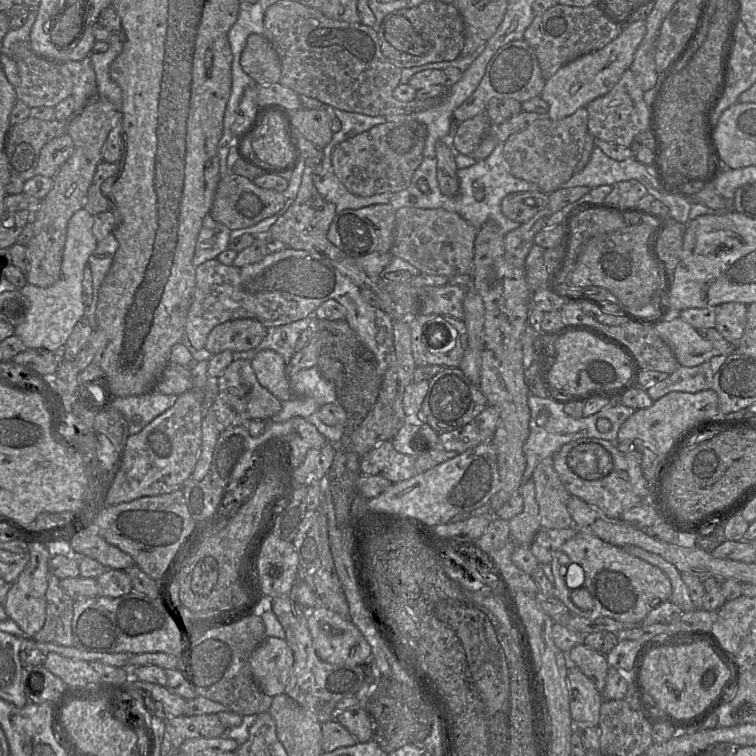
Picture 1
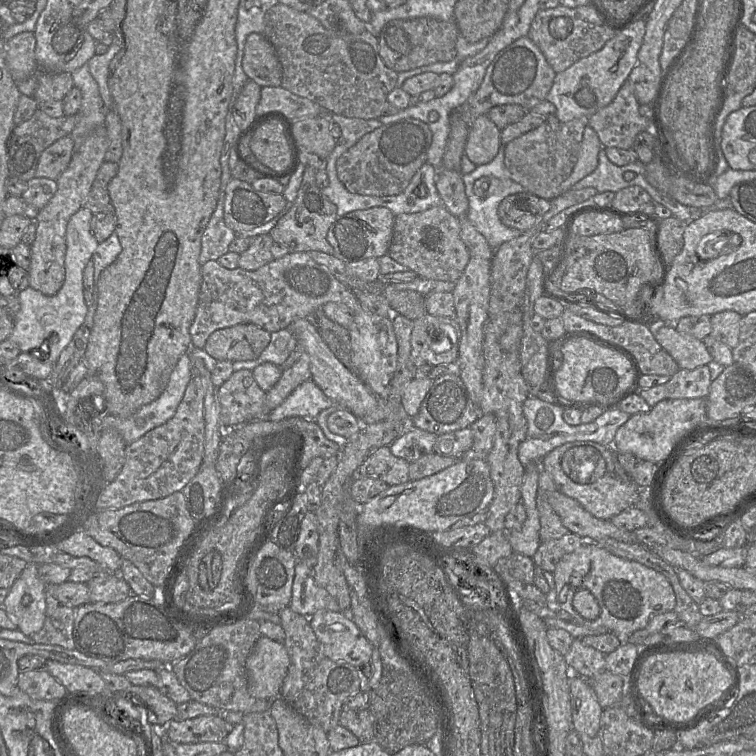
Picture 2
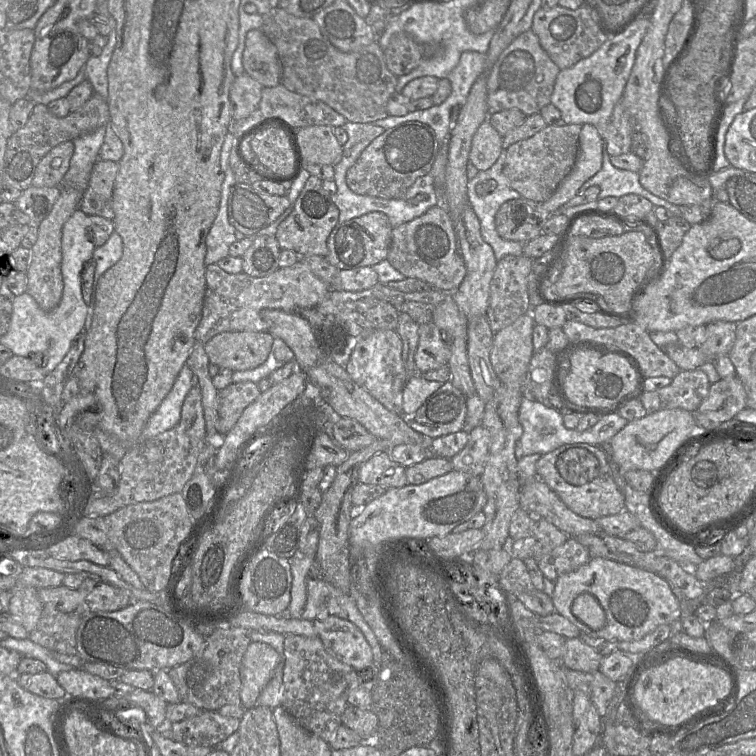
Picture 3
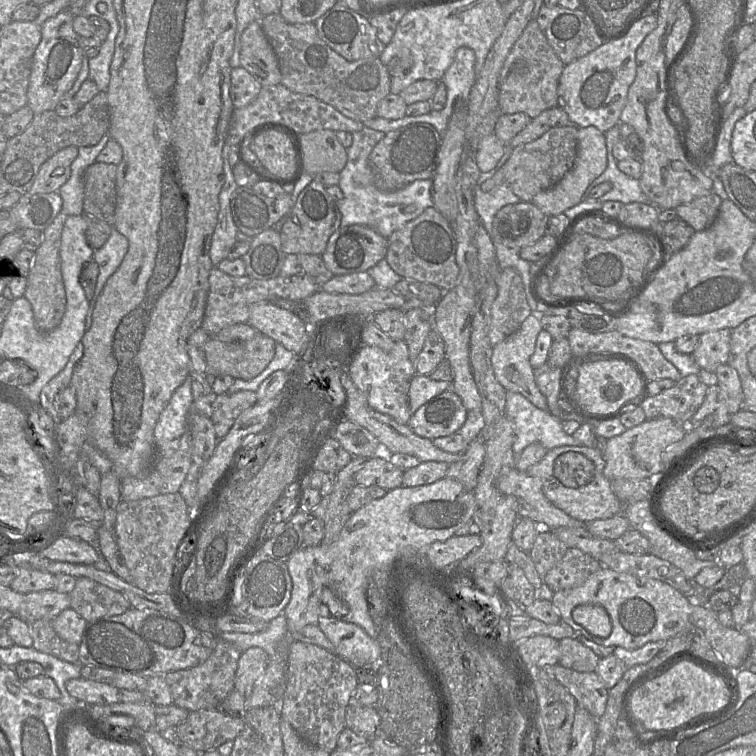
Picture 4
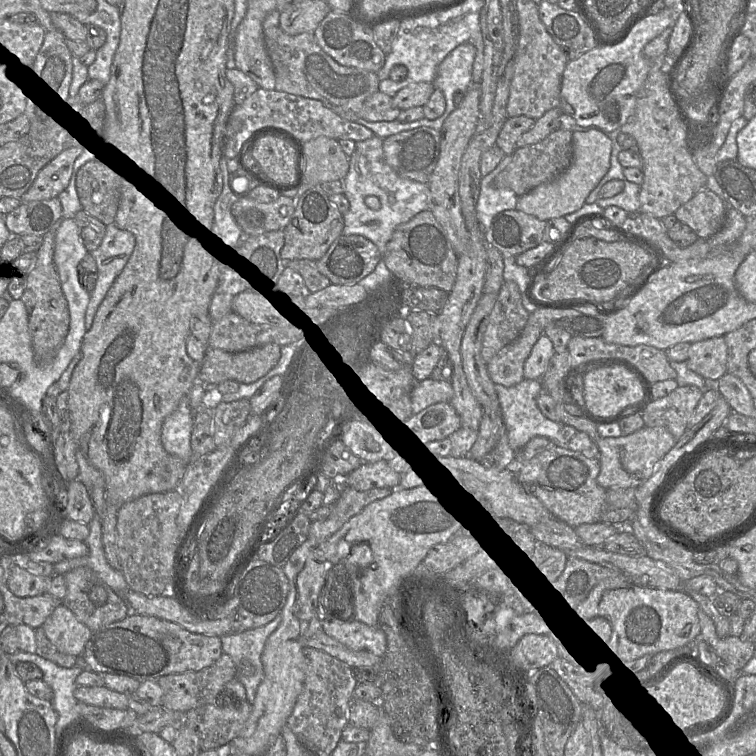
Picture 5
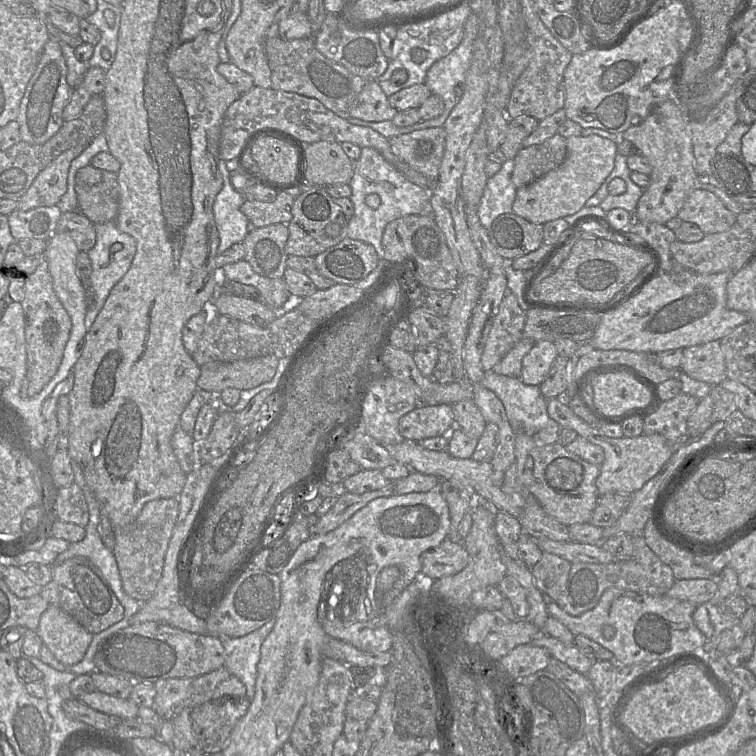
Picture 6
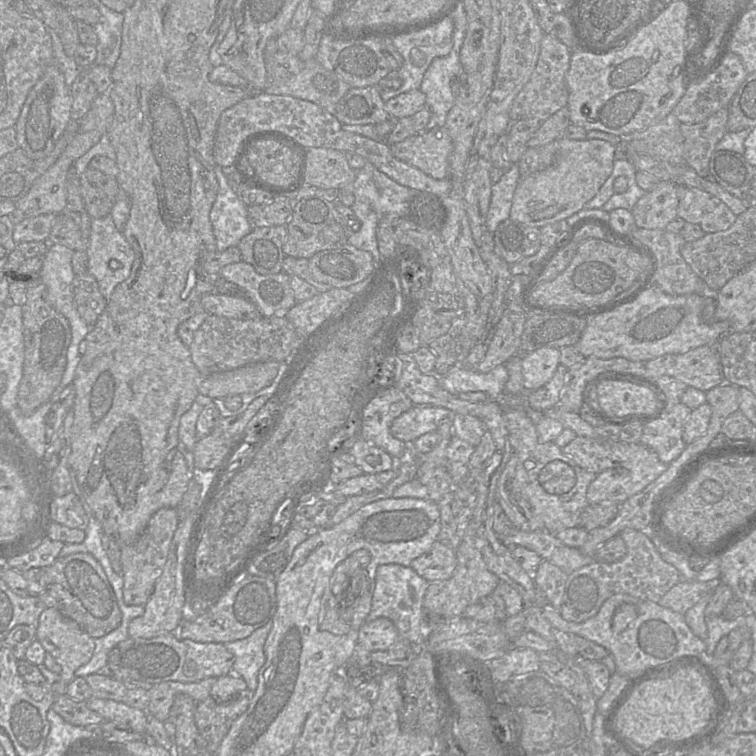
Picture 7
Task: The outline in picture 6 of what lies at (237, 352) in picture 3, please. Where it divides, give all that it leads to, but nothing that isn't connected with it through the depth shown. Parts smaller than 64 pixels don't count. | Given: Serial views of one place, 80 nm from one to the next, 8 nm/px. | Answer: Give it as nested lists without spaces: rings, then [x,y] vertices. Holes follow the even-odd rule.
[[[267,355],[233,362],[210,362],[201,367],[199,390],[222,392],[226,388],[248,390],[273,379],[279,359]]]

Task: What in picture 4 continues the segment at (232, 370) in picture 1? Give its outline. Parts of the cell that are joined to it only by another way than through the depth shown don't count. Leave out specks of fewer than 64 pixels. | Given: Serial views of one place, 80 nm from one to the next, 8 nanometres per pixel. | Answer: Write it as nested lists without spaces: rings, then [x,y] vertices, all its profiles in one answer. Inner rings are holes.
[[[240,390],[235,393],[225,393],[216,395],[208,410],[203,412],[208,415],[214,425],[216,436],[219,440],[224,438],[240,414],[257,403],[256,392],[250,390]]]

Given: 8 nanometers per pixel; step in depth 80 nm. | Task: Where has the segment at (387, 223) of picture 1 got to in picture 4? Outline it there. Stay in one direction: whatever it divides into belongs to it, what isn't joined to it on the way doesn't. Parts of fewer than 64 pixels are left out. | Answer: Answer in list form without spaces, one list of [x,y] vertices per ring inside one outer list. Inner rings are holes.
[[[356,224],[339,227],[329,238],[322,259],[334,275],[367,271],[386,257],[388,239]]]

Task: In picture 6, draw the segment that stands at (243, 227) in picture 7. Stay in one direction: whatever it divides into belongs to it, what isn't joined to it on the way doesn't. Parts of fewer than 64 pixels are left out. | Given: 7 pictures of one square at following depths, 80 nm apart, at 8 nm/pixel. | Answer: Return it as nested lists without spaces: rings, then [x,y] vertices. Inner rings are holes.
[[[219,159],[223,187],[216,195],[213,205],[214,219],[219,233],[218,254],[233,244],[243,242],[251,230],[249,219],[241,211],[241,206],[246,200],[245,196],[233,188],[226,162],[224,159]]]

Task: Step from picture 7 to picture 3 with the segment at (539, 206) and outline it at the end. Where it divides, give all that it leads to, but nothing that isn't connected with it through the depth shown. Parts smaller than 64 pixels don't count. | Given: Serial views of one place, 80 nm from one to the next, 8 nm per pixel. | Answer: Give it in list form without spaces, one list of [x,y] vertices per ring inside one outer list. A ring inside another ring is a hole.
[[[583,124],[578,141],[578,155],[570,173],[561,181],[551,197],[542,202],[551,214],[559,211],[580,187],[602,167],[603,139],[595,125]]]

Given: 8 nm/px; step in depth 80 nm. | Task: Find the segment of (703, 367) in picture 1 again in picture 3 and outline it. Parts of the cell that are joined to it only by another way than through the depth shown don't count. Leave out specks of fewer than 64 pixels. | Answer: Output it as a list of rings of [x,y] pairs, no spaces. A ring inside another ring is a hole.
[[[701,369],[681,370],[670,385],[645,391],[640,400],[648,414],[675,408],[694,412],[707,397],[710,385],[707,374]]]

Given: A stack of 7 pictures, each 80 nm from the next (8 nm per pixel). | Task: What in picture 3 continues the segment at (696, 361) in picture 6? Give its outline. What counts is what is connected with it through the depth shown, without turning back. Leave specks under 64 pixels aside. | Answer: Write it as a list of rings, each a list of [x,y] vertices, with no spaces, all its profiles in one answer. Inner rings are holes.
[[[716,321],[706,325],[706,340],[699,347],[708,359],[728,355],[736,339],[736,323]]]

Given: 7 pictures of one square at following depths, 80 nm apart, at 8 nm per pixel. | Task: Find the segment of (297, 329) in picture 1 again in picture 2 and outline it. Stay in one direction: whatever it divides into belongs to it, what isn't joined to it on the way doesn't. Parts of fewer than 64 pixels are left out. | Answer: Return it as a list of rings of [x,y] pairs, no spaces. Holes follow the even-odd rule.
[[[287,328],[272,332],[269,344],[257,359],[233,362],[233,370],[248,369],[253,371],[255,367],[266,362],[281,366],[297,345],[296,338]]]

